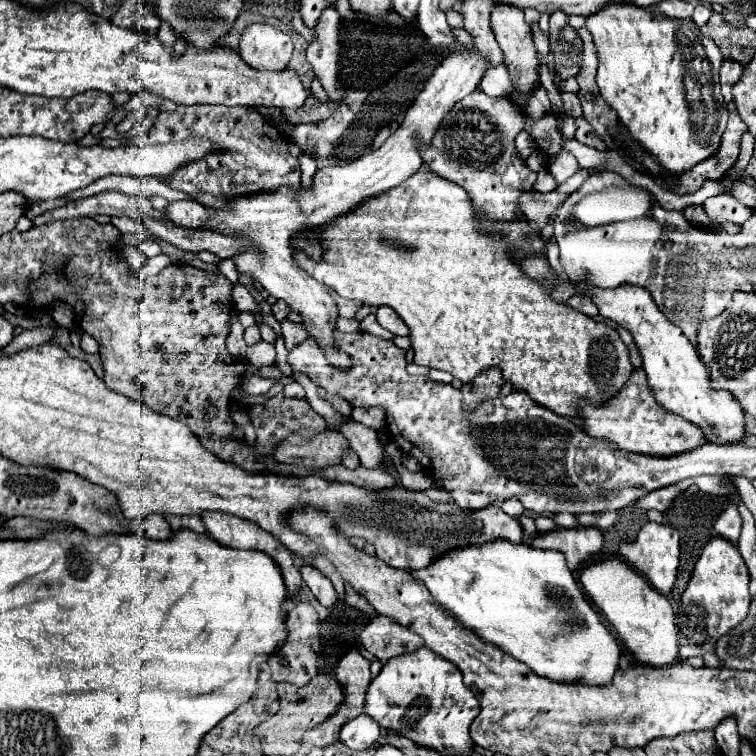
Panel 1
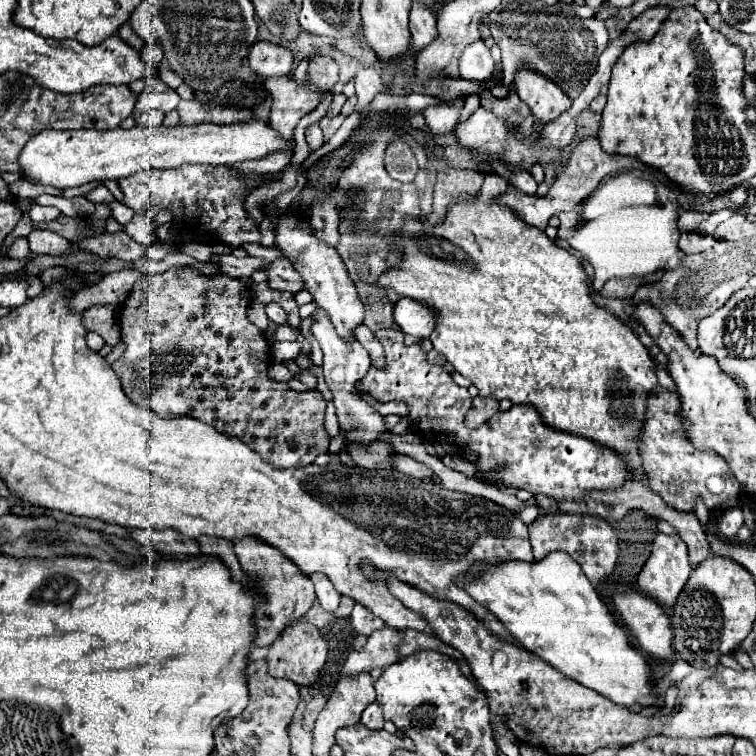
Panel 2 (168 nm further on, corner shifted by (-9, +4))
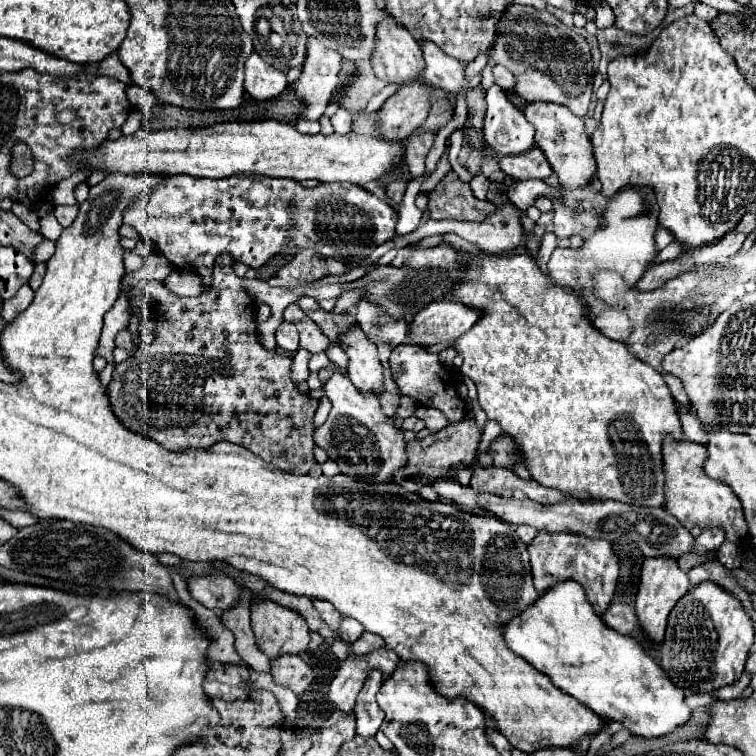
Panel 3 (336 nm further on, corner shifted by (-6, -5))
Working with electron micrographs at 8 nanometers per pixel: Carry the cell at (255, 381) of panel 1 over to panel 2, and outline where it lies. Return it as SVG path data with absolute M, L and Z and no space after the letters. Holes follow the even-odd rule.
M272 364L268 372L270 372L270 380L276 380L276 382L288 382L292 378L292 372L284 364Z

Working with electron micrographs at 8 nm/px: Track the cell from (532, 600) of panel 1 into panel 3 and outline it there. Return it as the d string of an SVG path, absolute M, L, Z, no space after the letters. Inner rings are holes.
M561 581L547 593L539 595L535 605L531 605L527 611L503 627L503 637L509 643L511 651L547 675L555 687L587 705L599 717L607 721L619 721L631 735L645 739L663 737L673 733L679 725L687 725L693 715L685 705L685 693L671 683L671 679L643 651L643 647L633 637L609 629L601 617L593 613L593 607L587 603L583 587L577 581Z

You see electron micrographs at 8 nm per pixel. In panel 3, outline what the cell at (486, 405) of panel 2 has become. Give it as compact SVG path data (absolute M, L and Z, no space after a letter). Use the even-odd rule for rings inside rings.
M463 419L461 423L449 425L449 427L441 429L439 433L433 433L425 439L415 439L415 441L407 443L409 465L397 473L395 483L399 483L401 487L405 487L411 493L417 493L419 487L431 485L437 479L453 479L451 469L453 467L469 467L477 453L479 441L481 441L481 431L473 419Z

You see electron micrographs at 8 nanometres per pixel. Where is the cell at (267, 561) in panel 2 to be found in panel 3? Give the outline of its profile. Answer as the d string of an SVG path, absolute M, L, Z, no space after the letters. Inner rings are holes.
M253 595L251 627L257 639L257 647L269 657L281 655L305 655L309 643L307 623L291 609L285 609L273 601L263 601Z

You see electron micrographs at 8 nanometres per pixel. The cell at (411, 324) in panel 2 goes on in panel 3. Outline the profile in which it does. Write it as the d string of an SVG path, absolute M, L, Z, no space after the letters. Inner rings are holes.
M457 301L431 303L413 319L407 343L427 347L441 341L455 341L471 329L479 317L479 309L471 309L469 305Z

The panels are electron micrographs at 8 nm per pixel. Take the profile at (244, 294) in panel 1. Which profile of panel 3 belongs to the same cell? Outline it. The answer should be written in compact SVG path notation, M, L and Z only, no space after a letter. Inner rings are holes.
M283 321L277 327L277 345L285 351L297 351L299 349L299 333L297 333L295 325Z

